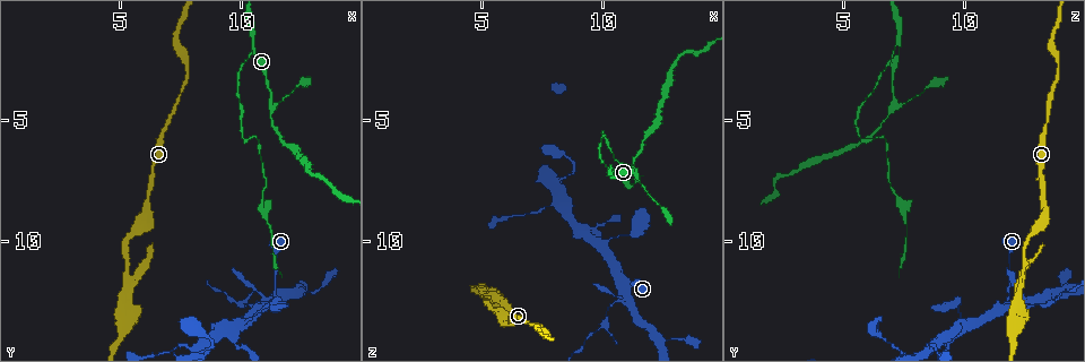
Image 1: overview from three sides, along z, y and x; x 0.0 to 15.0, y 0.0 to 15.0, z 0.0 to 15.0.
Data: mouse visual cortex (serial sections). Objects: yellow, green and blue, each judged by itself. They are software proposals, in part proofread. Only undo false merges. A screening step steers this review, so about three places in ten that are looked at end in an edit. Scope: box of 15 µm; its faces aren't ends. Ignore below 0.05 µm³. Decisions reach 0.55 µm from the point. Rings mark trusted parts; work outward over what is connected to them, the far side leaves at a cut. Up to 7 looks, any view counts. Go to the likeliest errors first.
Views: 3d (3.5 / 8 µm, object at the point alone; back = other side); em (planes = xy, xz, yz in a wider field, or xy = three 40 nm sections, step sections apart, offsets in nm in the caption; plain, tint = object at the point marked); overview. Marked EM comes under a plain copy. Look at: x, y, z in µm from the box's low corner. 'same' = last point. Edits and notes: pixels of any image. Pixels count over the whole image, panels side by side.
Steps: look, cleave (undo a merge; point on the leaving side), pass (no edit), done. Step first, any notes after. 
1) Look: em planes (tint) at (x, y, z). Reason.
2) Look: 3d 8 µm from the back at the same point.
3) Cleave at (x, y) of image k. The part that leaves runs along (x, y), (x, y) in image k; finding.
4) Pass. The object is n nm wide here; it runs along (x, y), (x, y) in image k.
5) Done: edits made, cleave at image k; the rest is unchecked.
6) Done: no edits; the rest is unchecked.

Look: 3d 8 µm at (11.3, 4.5, 7.2).

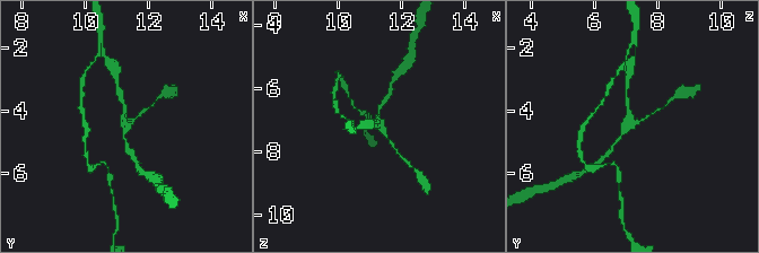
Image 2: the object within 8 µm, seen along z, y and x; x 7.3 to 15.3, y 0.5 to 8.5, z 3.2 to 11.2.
Look: em planes (tint) at (11.2, 4.4, 7.2). 3 arms meet here; the arms are 100, 150, 150 nm wide; now the EM.

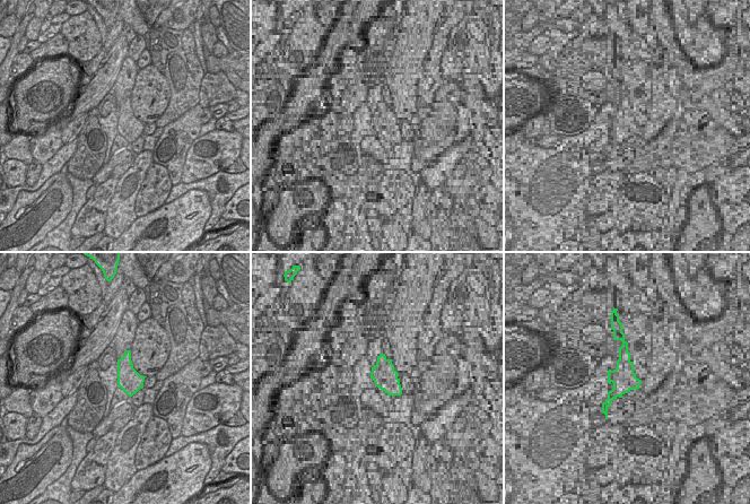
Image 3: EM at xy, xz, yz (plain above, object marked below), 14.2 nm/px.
Pass. The object is 340 nm wide here; it runs along (625, 93), (630, 124), (610, 151) in image 2; one cell here.

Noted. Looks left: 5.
Look: 3d 3.5 µm at (5.4, 11.3, 12.5). Three-way junction.

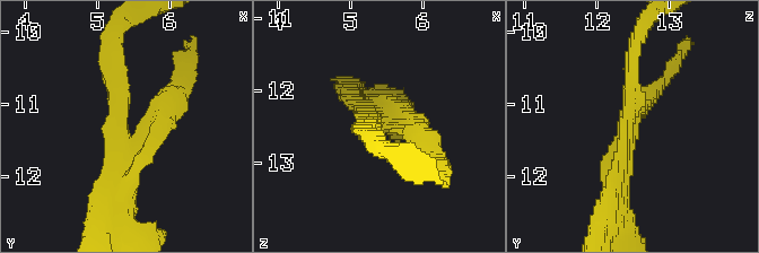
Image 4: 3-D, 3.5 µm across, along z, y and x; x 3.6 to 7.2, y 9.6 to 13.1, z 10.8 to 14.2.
Look: em xy step 1 (tint) at (5.30, 11.40, 12.40). 3 arms meet here; the arms are 250, 300, 300 nm wide.

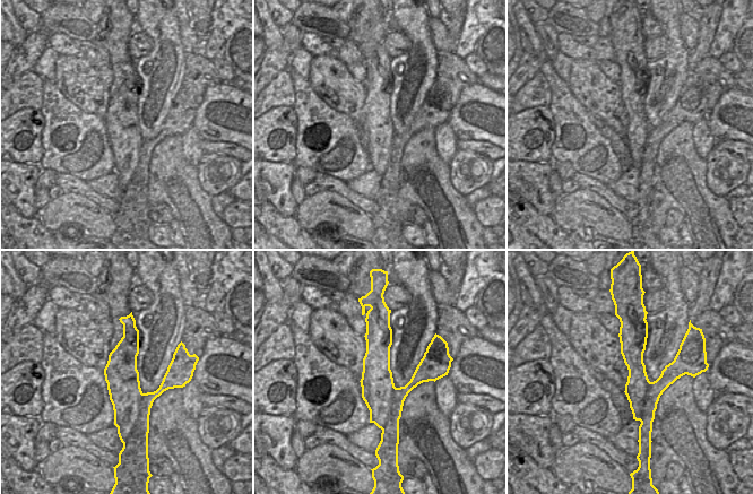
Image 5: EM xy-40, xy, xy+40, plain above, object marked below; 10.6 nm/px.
Cleave at (419, 118) of image 4. A border runs along (396, 388), (392, 415), (382, 430) in image 5; two cells meet here.

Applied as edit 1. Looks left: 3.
Look: overview. Redraw.

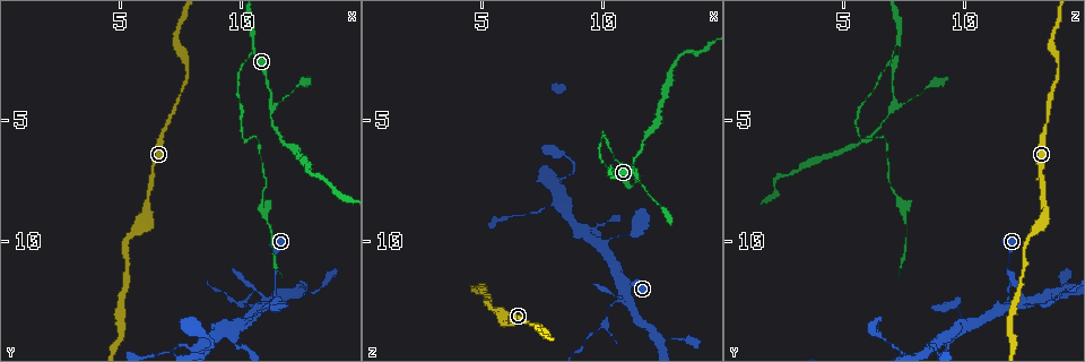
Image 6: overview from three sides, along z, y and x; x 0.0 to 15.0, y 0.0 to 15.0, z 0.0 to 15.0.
Look: 3d 3.5 µm at (11.0, 12.6, 12.5). Sharp bend.

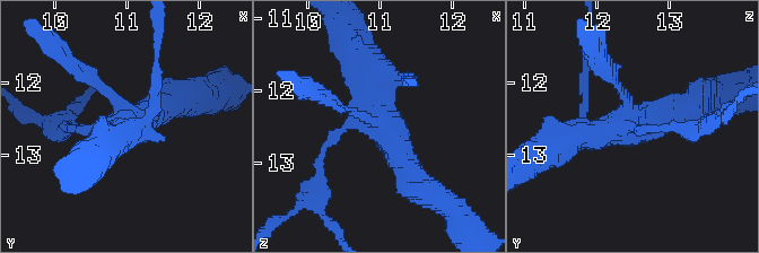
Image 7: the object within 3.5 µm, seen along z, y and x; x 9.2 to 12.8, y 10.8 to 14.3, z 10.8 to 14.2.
Cleave at (317, 164) of image 7. The part that leaves runs along (339, 132), (287, 216) in image 7; two cells meet here.

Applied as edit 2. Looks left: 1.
Done: edits made, cleave at image 4, cleave at image 7; the rest is unchecked.

